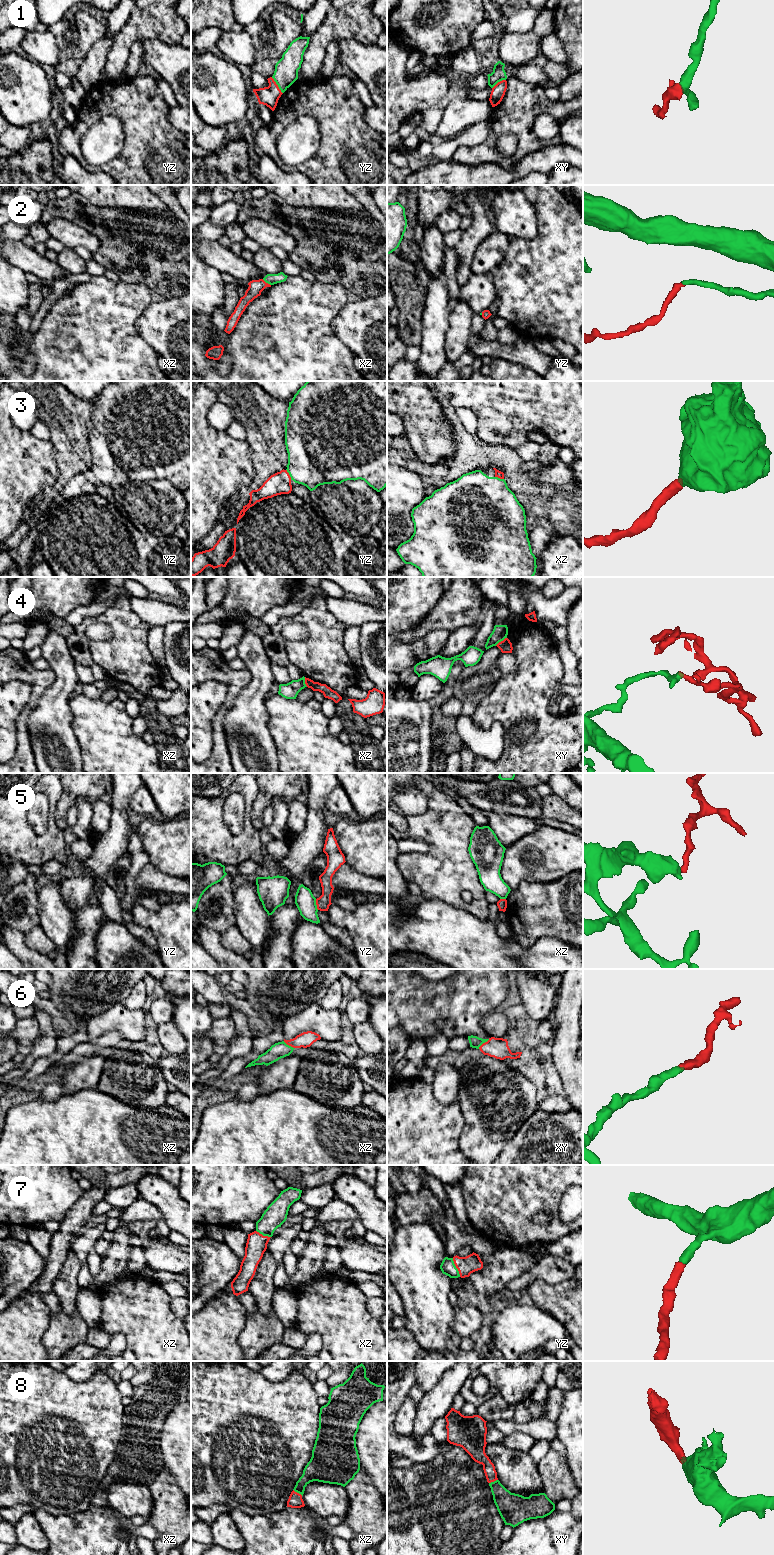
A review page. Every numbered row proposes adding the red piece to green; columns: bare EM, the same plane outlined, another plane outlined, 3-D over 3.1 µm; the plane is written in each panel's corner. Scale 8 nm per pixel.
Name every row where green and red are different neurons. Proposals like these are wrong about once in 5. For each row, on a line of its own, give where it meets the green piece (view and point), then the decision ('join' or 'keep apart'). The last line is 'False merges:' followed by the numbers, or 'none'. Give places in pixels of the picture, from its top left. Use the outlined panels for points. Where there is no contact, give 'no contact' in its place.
1: yz (277, 84) | keep apart
2: xz (266, 282) | join
3: yz (289, 474) | join
4: xy (500, 641) | keep apart
5: yz (315, 904) | keep apart
6: xy (483, 1042) | join
7: yz (455, 1267) | join
8: xz (298, 1492) | join
False merges: 1, 4, 5

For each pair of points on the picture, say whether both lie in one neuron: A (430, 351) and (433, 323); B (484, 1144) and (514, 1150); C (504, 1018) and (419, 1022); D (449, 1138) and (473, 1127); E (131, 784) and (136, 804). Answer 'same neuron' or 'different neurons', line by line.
A: same neuron
B: different neurons
C: different neurons
D: different neurons
E: different neurons

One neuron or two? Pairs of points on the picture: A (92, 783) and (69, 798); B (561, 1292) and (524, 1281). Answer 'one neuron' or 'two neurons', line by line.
A: one neuron
B: two neurons

